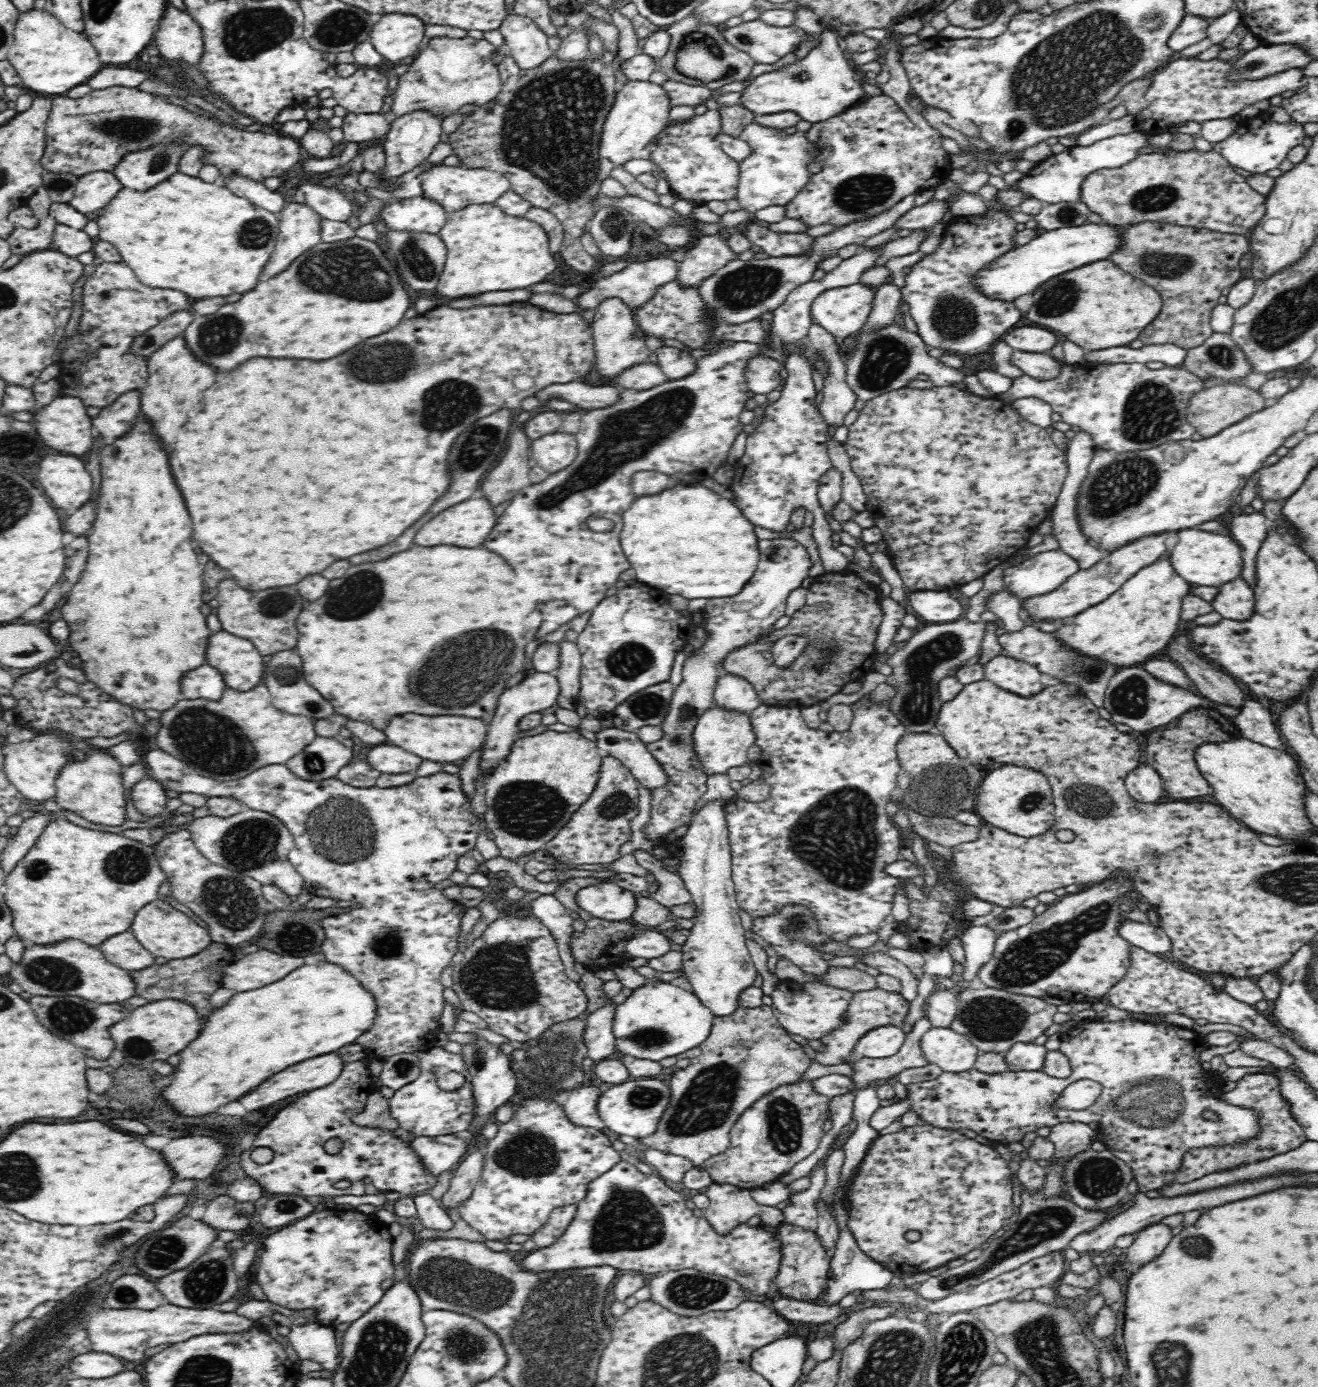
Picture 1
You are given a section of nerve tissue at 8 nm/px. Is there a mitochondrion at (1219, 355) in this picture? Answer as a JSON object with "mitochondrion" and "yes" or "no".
{"mitochondrion":"yes"}

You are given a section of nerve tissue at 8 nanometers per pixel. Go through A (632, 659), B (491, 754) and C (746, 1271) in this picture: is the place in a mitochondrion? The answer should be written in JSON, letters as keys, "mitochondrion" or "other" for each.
{"A":"mitochondrion","B":"other","C":"mitochondrion"}

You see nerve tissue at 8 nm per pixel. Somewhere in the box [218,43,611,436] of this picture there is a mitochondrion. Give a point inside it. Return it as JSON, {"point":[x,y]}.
{"point":[549,129]}

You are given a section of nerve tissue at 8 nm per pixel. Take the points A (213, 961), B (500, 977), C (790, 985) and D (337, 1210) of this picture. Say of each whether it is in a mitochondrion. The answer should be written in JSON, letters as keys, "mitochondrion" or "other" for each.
{"A":"other","B":"mitochondrion","C":"other","D":"other"}

